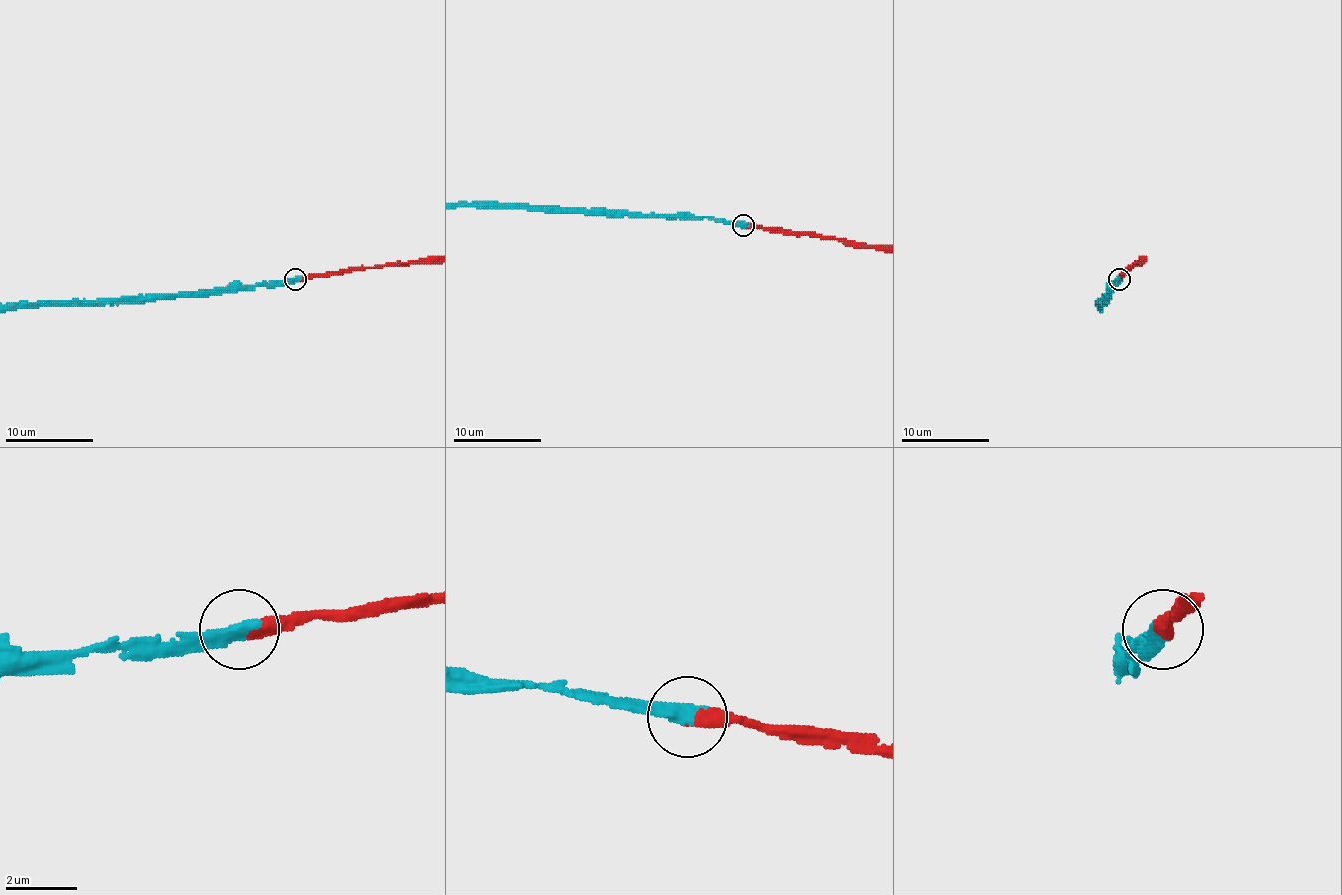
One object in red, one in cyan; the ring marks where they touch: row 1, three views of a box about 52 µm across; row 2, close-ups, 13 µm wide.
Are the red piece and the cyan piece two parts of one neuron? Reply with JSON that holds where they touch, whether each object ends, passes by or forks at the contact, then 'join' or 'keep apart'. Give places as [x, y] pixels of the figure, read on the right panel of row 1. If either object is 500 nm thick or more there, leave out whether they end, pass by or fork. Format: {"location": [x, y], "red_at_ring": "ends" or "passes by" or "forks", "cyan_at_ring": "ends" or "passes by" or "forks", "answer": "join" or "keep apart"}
{"location": [1119, 279], "red_at_ring": "ends", "cyan_at_ring": "ends", "answer": "join"}

